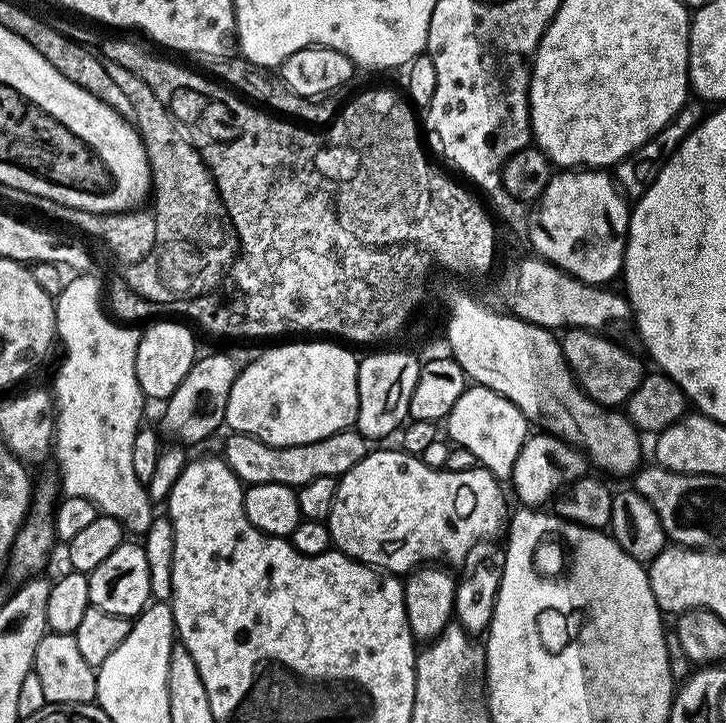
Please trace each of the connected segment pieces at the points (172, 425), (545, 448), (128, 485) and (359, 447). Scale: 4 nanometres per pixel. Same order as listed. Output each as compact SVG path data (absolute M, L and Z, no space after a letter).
M226 354L201 355L186 378L179 384L174 394L168 397L163 405L164 412L156 422L156 429L161 439L166 442L177 442L184 446L198 444L214 433L224 424L226 402L233 389L239 372L239 365Z
M551 434L529 435L519 445L516 461L512 467L510 485L516 491L519 503L525 508L539 509L551 501L561 490L573 484L589 471L590 464L583 452L567 440Z
M73 275L71 277L73 280L69 279L65 283L64 289L54 300L56 305L56 335L59 343L64 343L64 365L61 366L60 373L56 376L56 390L54 389L54 454L56 452L56 460L60 463L60 476L64 479L62 492L65 497L86 498L90 502L94 502L96 509L103 515L117 520L124 527L125 533L139 532L139 534L144 534L154 519L154 511L152 512L154 501L148 497L148 489L138 478L138 474L134 474L134 461L130 458L130 453L134 450L134 434L142 426L143 420L140 419L144 416L144 404L146 405L146 397L138 386L138 374L136 373L136 355L138 354L141 329L136 326L125 326L109 315L102 303L102 280L100 284L99 278L92 275Z
M345 430L335 432L326 438L318 438L318 442L306 442L298 446L274 446L255 440L241 432L229 435L224 444L222 458L230 466L230 470L240 483L245 486L254 484L281 484L291 488L301 488L306 482L314 482L314 478L346 475L362 458L366 458L370 451L369 441L365 440L361 432Z

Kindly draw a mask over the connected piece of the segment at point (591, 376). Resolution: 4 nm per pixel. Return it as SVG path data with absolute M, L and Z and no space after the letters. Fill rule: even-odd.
M568 328L562 336L562 347L564 360L568 363L572 375L580 383L585 394L597 404L627 405L630 394L634 394L634 390L646 375L646 369L640 365L640 360L634 353L627 352L615 339L590 332L587 328Z

